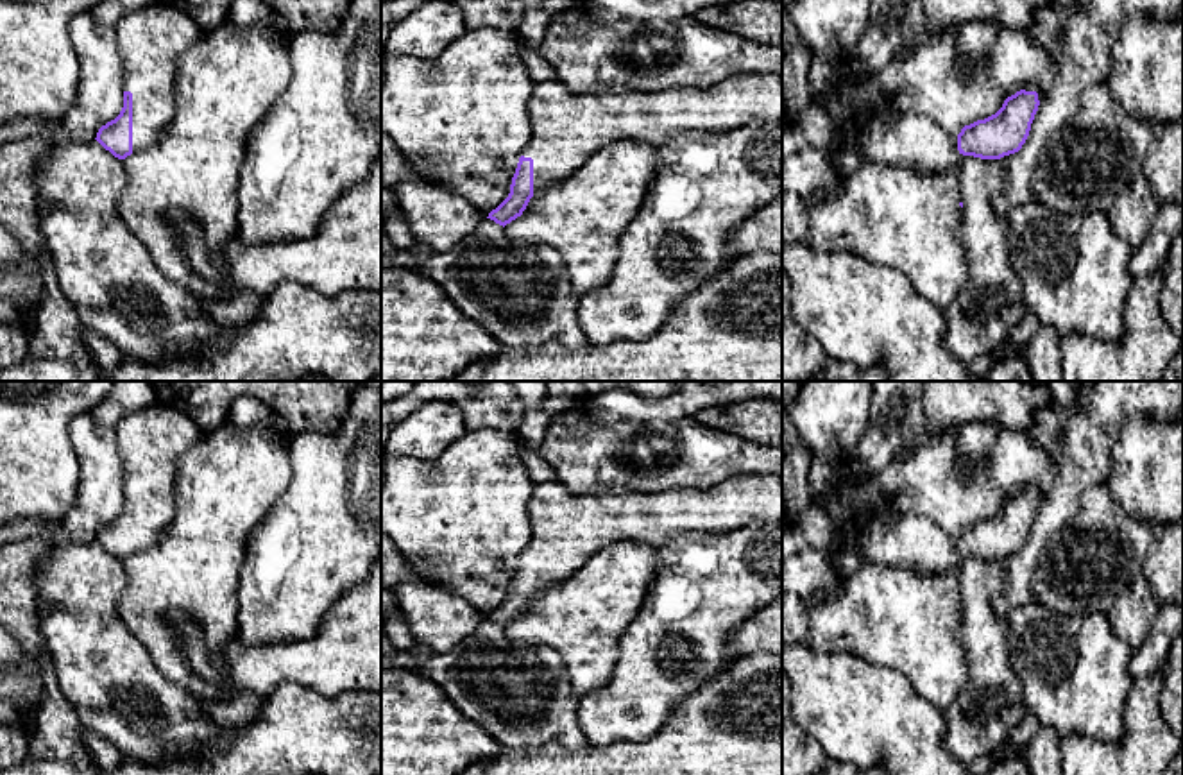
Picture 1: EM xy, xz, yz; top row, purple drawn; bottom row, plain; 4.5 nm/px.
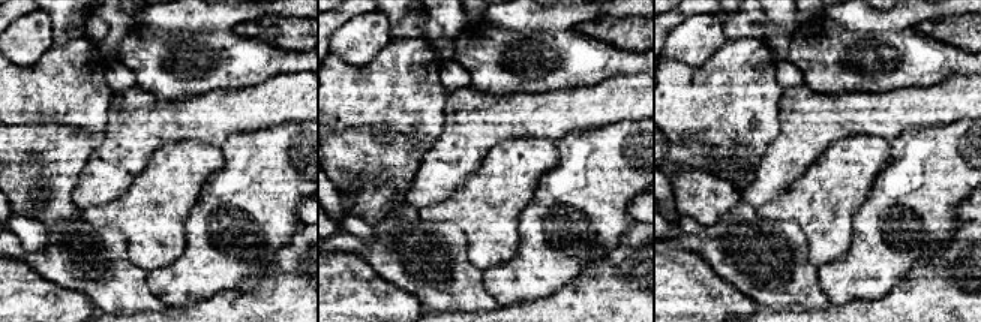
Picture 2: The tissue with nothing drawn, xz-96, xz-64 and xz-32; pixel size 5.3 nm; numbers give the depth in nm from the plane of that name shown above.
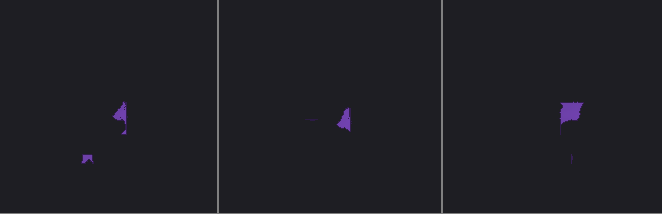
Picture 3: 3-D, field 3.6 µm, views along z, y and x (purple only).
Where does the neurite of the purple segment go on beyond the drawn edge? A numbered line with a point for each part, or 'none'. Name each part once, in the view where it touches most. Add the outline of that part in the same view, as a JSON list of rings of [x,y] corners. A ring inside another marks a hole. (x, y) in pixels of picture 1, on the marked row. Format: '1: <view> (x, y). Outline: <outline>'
1: xy (151, 40). Outline: [[[154,2],[115,25],[123,91],[132,93],[132,152],[152,147],[175,113],[177,59],[206,36],[188,14]]]

